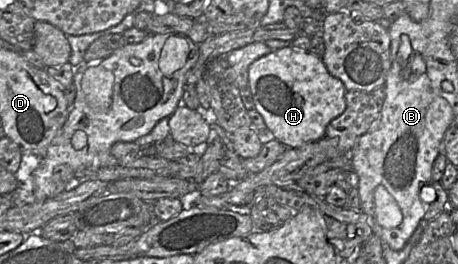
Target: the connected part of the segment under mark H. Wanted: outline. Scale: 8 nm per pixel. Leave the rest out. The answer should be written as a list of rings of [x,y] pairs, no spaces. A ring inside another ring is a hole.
[[[294,47],[273,50],[249,66],[248,78],[257,111],[274,138],[288,148],[322,139],[327,125],[346,108],[343,82],[333,77],[322,58],[310,51]]]

